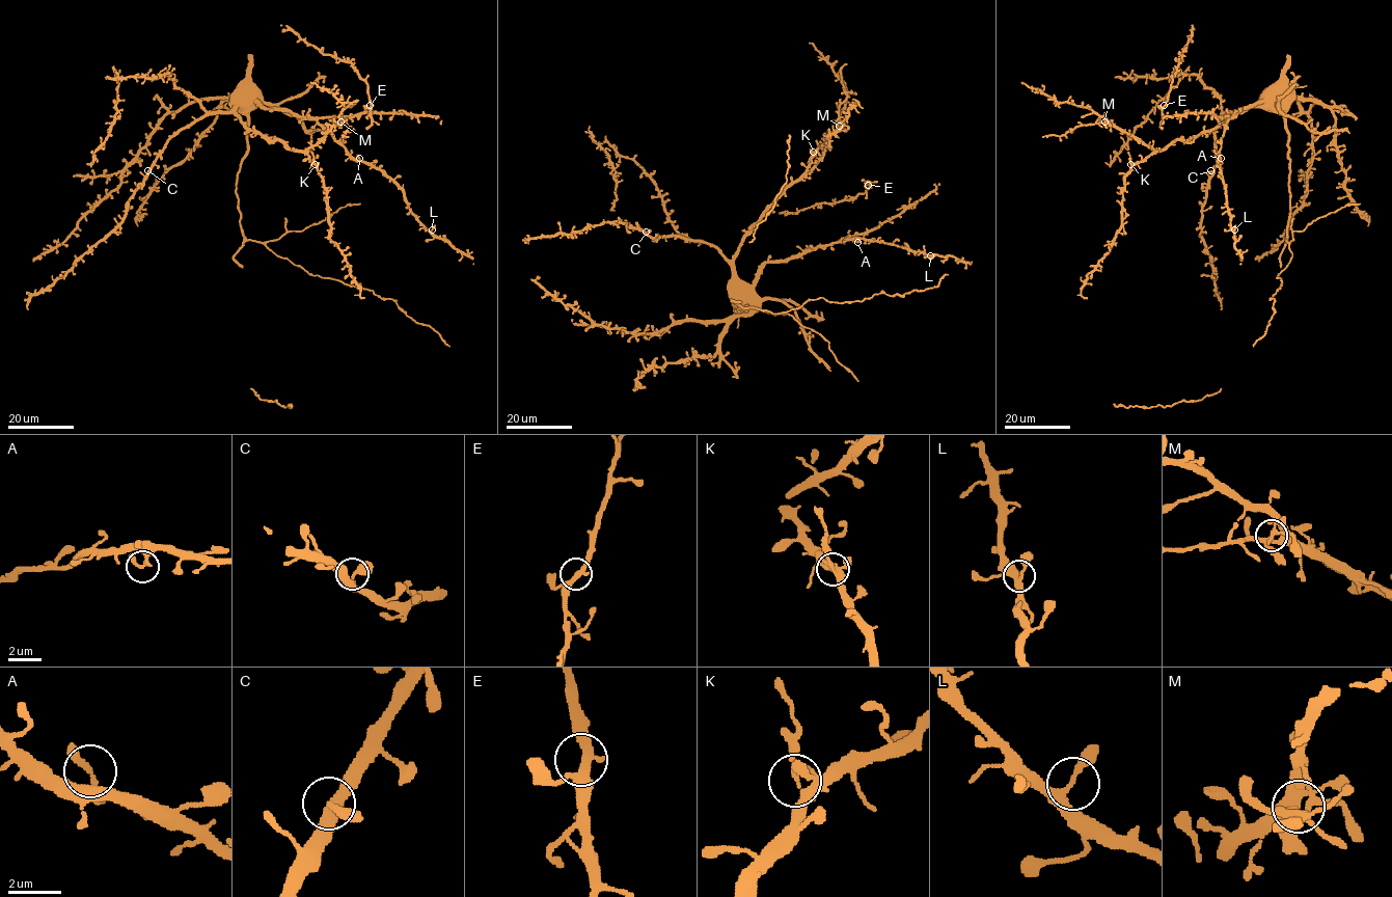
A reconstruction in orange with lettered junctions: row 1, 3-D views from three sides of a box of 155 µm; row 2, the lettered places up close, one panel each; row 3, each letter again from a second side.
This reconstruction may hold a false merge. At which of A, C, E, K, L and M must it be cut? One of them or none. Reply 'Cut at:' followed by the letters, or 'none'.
Cut at: K

